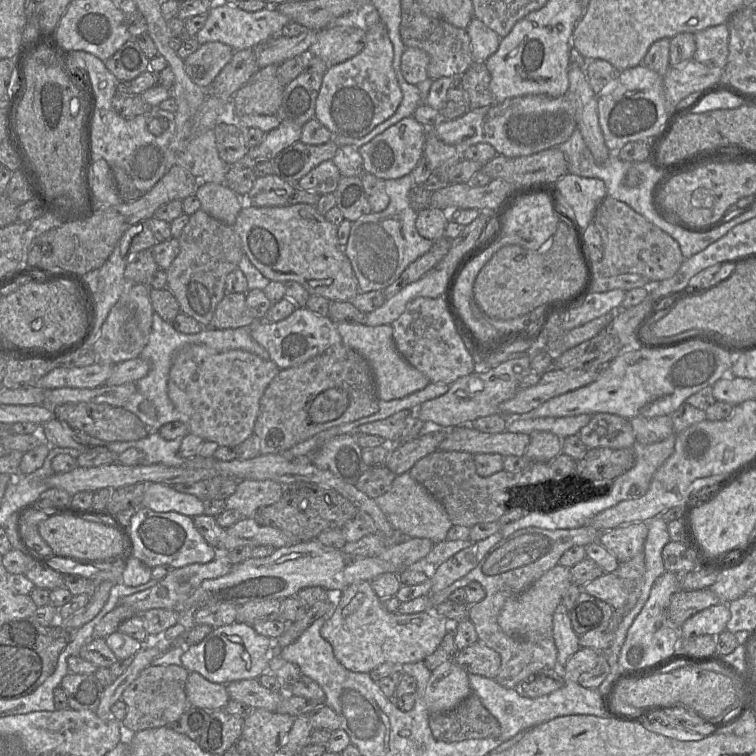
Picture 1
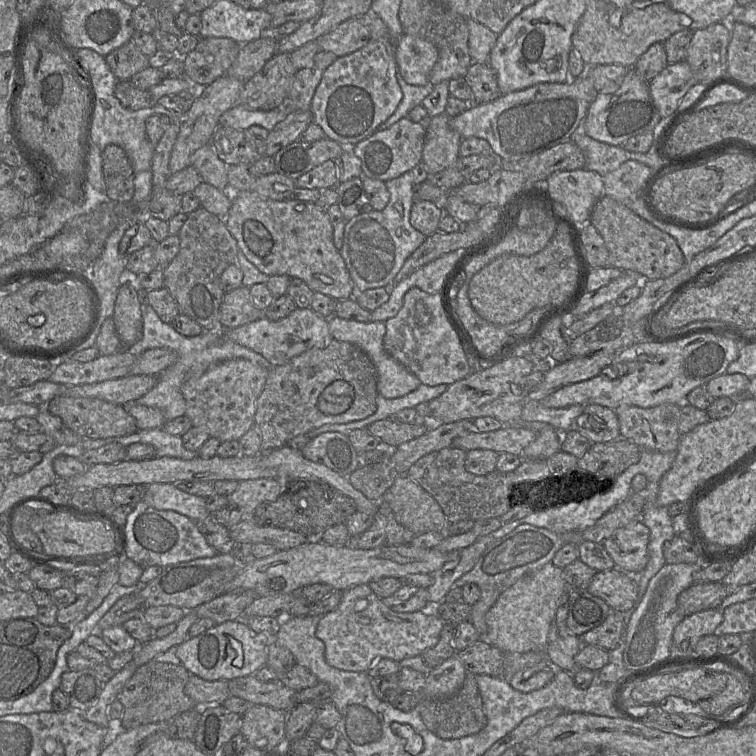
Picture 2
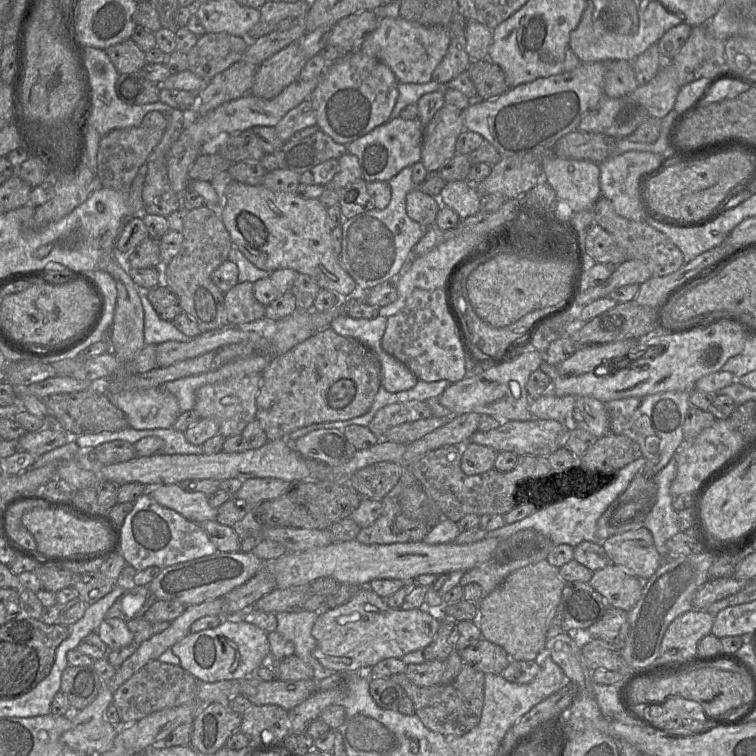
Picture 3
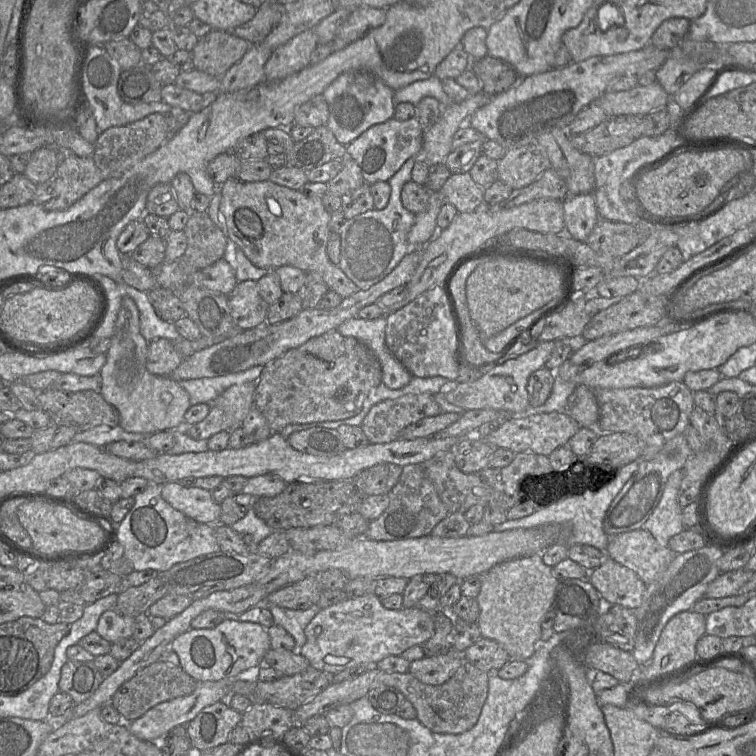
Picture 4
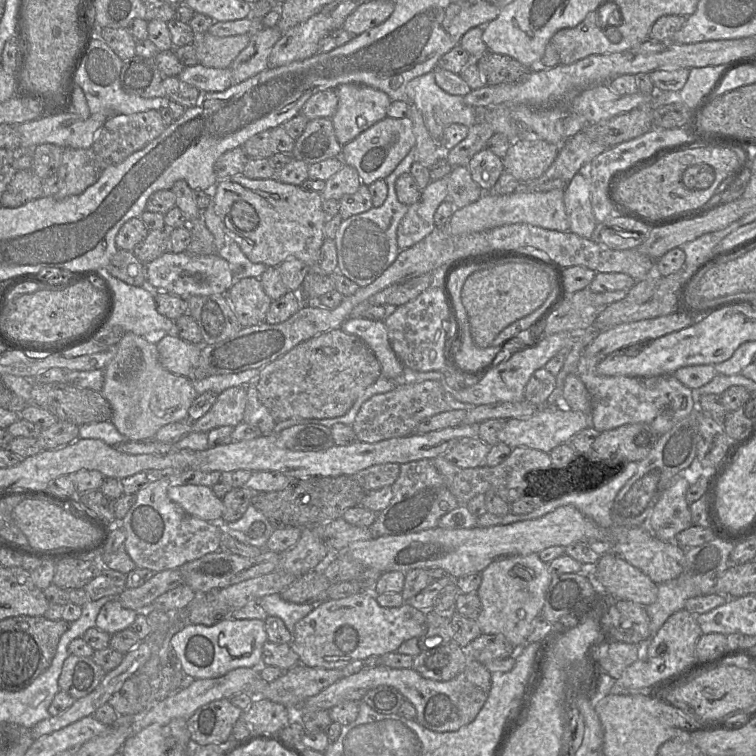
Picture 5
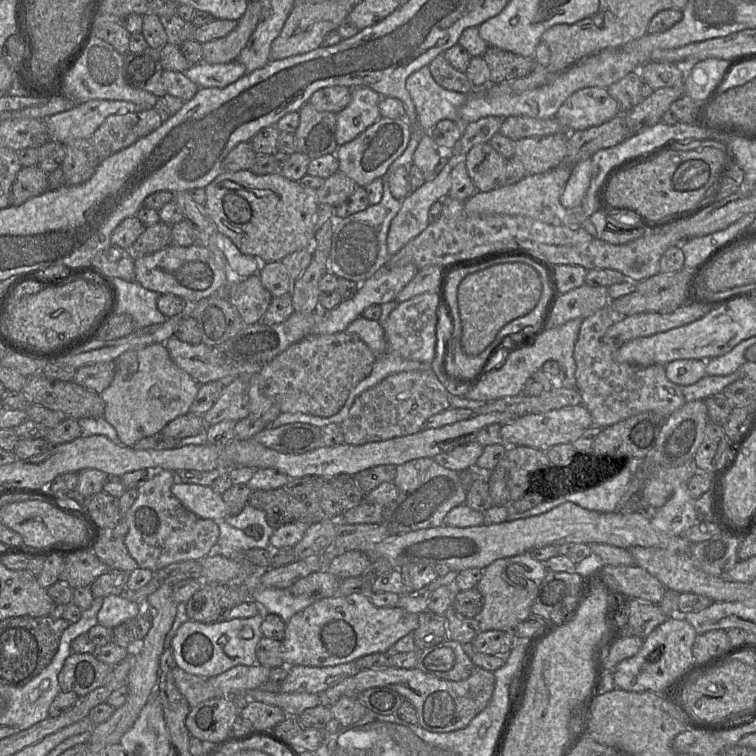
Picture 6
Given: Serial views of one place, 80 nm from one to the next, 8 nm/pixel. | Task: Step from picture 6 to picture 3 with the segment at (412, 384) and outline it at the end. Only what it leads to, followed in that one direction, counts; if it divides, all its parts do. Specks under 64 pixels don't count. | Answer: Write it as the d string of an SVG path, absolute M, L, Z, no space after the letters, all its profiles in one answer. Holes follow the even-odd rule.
M411 400L394 403L380 408L368 425L369 430L379 439L385 432L397 425L432 417L426 402Z

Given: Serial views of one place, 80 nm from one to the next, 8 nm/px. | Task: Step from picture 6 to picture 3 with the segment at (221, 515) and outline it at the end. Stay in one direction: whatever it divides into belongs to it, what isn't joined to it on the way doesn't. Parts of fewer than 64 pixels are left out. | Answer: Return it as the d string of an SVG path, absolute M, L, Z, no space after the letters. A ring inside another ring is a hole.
M164 484L154 488L149 488L148 493L158 504L176 511L193 523L200 525L206 521L215 520L216 518L217 509L210 506L208 495L202 492L185 491L177 484Z

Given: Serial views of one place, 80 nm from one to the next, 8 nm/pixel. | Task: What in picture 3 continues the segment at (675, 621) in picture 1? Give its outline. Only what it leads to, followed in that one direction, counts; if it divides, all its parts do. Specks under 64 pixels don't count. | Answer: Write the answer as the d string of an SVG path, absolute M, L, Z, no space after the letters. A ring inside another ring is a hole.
M735 577L709 579L693 596L693 608L706 610L712 603L742 590L751 580L739 580Z

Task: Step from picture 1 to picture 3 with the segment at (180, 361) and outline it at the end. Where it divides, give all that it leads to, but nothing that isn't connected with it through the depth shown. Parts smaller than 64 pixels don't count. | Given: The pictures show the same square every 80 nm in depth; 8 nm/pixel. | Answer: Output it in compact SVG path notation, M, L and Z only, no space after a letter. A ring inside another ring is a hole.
M250 373L223 382L206 384L196 391L193 410L200 419L211 418L216 420L220 426L219 433L225 438L241 434L244 428L256 419L256 399L261 387L261 379L260 373Z

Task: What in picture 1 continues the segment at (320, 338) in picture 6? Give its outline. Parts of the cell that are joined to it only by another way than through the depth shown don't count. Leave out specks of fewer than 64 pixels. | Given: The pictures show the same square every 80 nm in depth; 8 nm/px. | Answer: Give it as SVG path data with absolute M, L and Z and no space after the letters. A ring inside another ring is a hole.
M343 343L308 361L280 369L264 391L254 425L260 454L282 454L315 434L375 414L379 409L376 380L369 362Z

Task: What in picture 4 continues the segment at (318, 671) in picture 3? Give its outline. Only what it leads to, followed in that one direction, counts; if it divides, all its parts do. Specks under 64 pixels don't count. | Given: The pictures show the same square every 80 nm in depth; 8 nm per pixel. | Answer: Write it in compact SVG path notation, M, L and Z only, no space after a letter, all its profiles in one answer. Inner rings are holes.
M268 605L274 624L284 628L295 640L295 649L299 651L306 642L305 628L316 616L320 608L317 605L306 610L292 610Z

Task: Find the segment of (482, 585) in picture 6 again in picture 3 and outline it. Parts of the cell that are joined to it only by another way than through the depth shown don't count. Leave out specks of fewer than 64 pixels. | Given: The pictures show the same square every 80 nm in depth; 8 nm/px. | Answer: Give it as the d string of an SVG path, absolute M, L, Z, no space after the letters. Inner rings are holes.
M546 559L512 572L477 604L478 624L482 638L501 646L511 660L535 660L545 648L550 616L561 601L561 594L565 583L559 575L559 568L551 565Z

